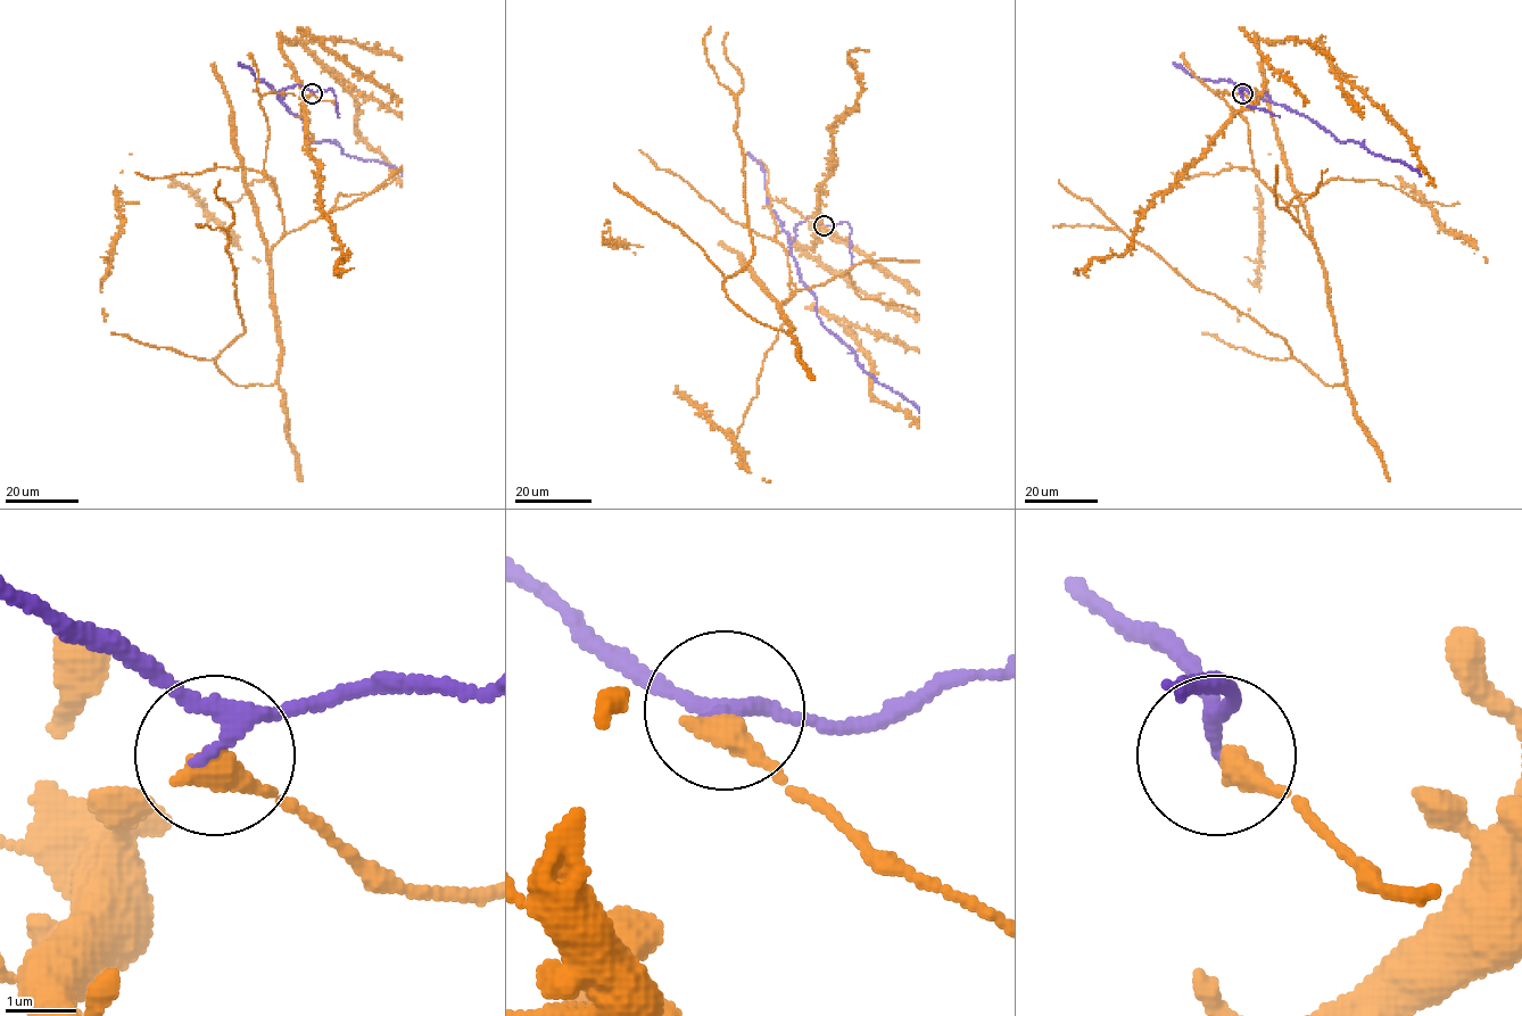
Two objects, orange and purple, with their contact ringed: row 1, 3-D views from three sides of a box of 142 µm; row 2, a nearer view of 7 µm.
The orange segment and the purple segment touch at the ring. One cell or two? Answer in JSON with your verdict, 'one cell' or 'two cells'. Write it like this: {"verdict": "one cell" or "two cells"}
{"verdict": "two cells"}

